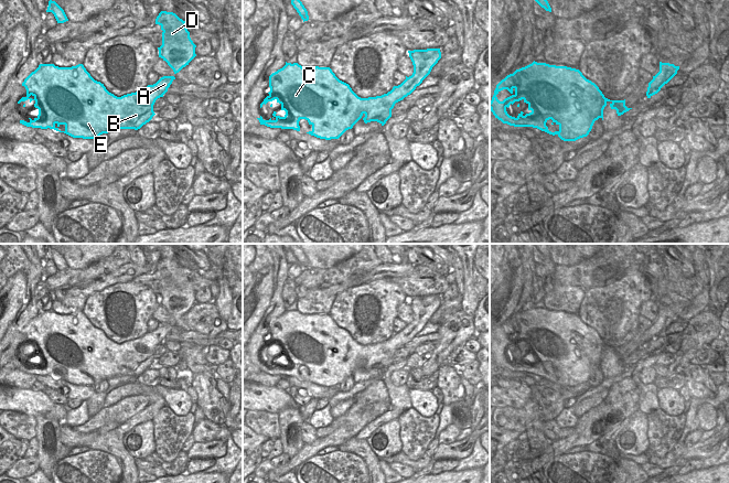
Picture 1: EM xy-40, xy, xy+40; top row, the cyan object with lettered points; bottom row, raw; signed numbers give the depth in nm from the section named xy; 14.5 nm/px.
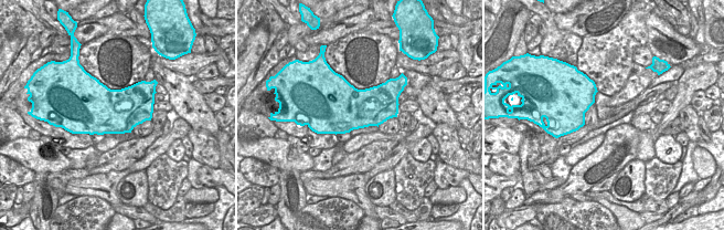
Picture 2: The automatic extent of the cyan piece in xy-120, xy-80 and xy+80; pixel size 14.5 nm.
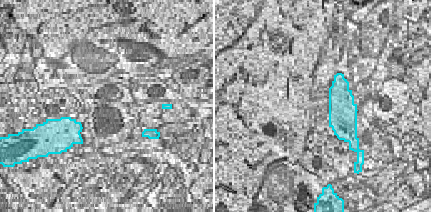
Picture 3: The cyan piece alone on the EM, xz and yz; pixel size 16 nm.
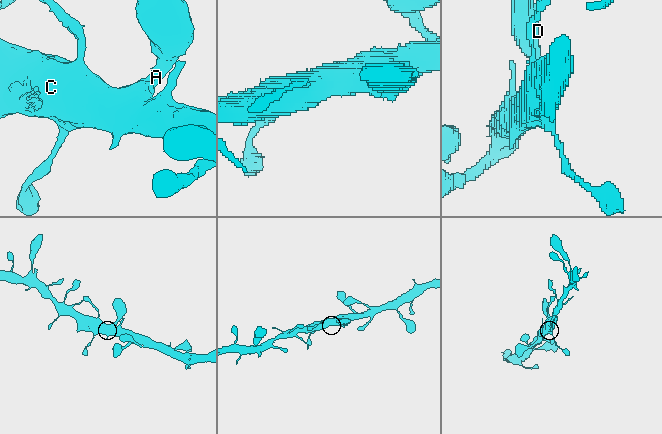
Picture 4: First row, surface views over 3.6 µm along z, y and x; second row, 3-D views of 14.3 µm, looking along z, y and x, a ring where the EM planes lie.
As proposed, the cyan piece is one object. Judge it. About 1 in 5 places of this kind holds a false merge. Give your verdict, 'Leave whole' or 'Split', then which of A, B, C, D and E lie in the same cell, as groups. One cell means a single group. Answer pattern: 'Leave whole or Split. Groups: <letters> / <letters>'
Leave whole. Groups: A B C D E.

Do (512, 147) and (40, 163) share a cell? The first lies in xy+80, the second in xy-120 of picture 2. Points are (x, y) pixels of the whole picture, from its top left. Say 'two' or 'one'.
one

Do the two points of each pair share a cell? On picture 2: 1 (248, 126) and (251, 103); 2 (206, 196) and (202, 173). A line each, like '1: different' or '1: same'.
1: different
2: different

